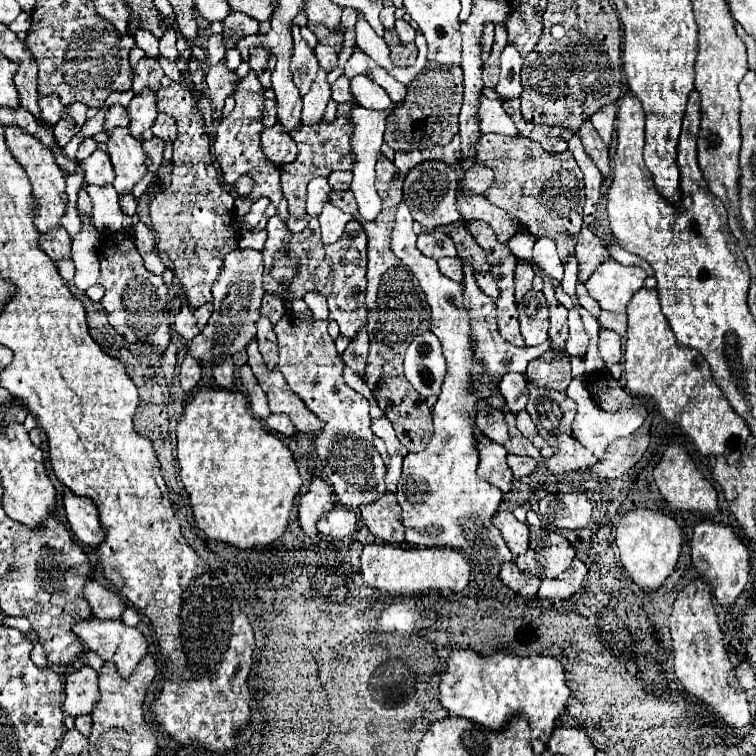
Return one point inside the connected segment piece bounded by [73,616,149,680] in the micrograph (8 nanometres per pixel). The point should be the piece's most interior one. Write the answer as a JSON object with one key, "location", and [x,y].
{"location":[116,642]}

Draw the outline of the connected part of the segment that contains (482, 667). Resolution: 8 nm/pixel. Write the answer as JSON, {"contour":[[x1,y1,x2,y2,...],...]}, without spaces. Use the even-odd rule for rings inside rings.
{"contour":[[453,650,447,660,447,672,439,684,439,700,451,714,465,716,489,730,501,730,511,716,525,712,533,732,533,750,541,754,555,728,555,720,567,706,569,688,565,684,563,664,551,656,521,658,497,650,483,658,473,650]]}

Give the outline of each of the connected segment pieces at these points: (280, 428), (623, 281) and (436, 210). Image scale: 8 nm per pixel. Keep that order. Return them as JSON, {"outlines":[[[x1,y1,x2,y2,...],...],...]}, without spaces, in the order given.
{"outlines":[[[271,414,271,416,267,418,267,426,269,426,271,430,283,434,283,436,293,436,293,434,295,434,295,426,291,424,289,416,285,416,285,414]],[[609,258,593,272,591,280,585,282,585,288,603,310,625,312,627,300,643,288,645,278,647,274,641,268,621,266]],[[427,160,411,168,403,182,403,202,409,206,413,220,429,230,457,222,461,218,461,214,457,212,457,204,455,204,455,198,459,192,457,182,459,182,459,176,455,168,451,168,449,164,441,160]]]}

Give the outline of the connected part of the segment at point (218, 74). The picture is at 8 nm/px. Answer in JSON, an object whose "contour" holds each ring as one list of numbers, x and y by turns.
{"contour":[[223,60,207,70,207,74,205,74,207,96,209,96,209,100,211,100,215,118,221,118,223,102,225,102,225,98,235,90,237,82,239,82,239,78,225,66]]}

